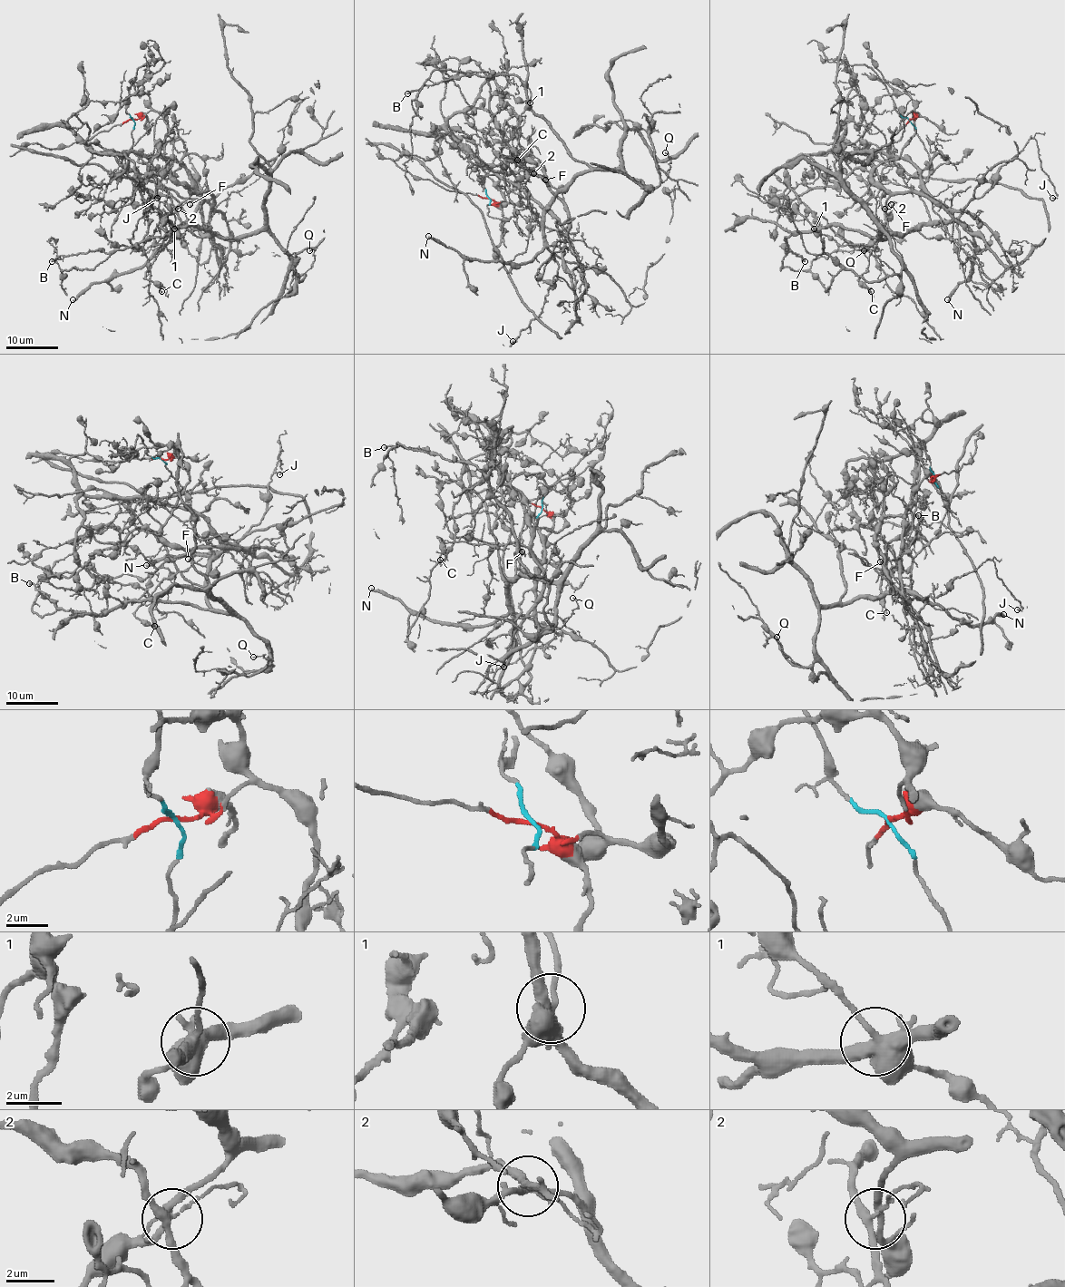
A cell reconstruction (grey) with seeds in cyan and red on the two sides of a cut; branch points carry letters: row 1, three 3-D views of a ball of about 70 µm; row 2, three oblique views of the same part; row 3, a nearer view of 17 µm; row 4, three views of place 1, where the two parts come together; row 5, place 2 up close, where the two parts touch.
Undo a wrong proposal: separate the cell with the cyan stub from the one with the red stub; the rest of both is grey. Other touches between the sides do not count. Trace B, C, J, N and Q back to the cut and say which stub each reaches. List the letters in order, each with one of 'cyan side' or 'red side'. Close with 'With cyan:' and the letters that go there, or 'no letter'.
B: cyan side
C: cyan side
J: cyan side
N: cyan side
Q: cyan side
With cyan: B, C, J, N, Q

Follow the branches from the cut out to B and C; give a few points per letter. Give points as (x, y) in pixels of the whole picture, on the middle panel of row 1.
B: (489, 198), (491, 217), (531, 209), (542, 218), (590, 168), (539, 116), (515, 75), (459, 75), (406, 93)
C: (489, 198), (491, 217), (509, 219), (531, 209), (544, 215), (557, 190), (501, 149), (510, 149), (518, 160)

